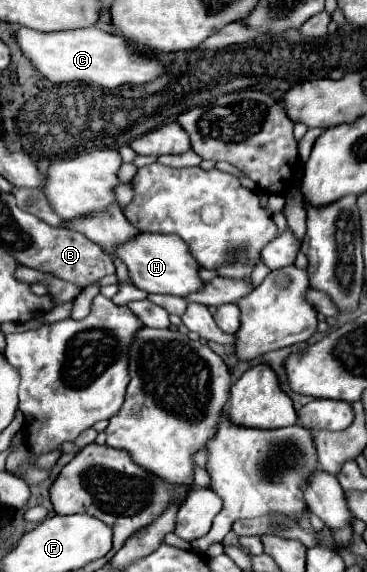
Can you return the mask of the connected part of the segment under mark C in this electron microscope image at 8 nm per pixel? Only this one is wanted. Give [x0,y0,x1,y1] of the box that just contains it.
[16,27,162,87]

